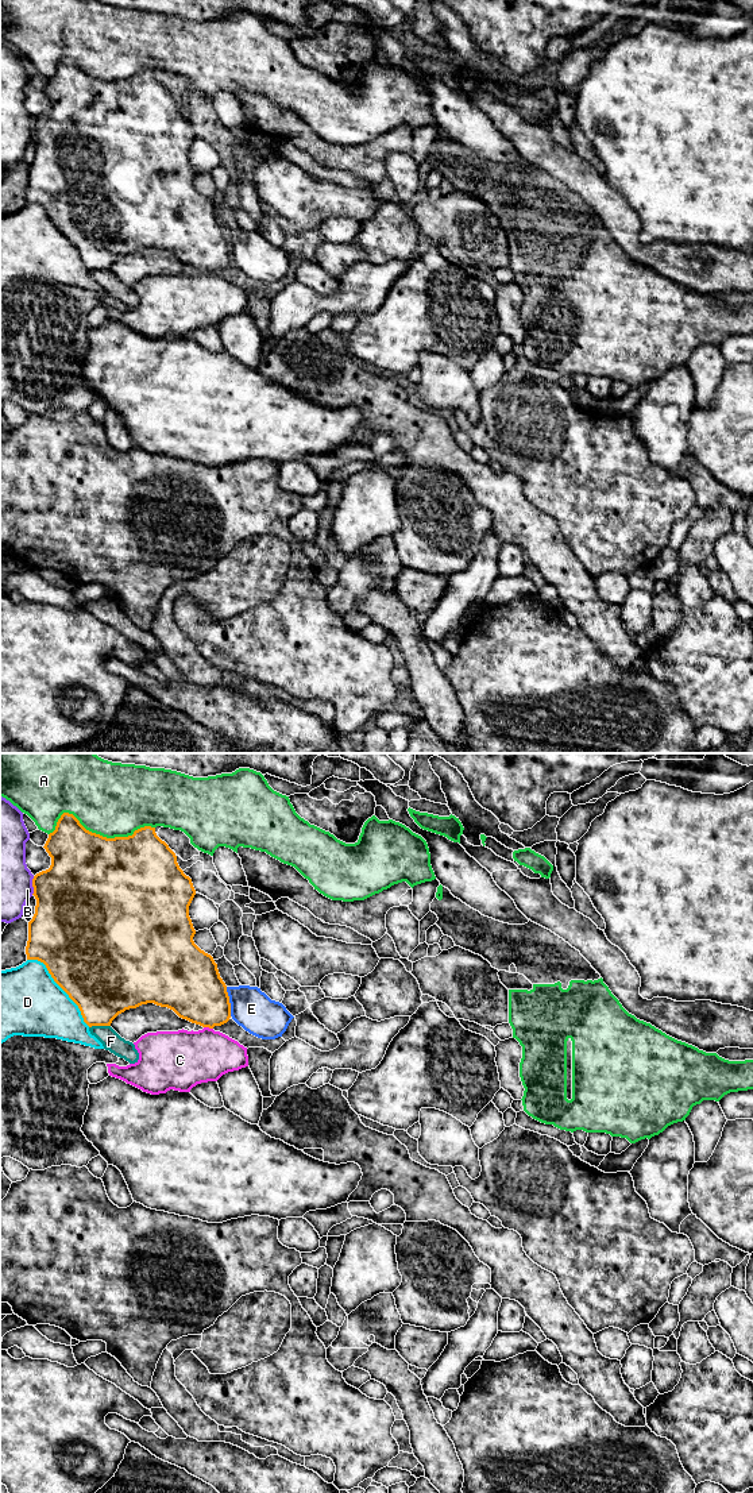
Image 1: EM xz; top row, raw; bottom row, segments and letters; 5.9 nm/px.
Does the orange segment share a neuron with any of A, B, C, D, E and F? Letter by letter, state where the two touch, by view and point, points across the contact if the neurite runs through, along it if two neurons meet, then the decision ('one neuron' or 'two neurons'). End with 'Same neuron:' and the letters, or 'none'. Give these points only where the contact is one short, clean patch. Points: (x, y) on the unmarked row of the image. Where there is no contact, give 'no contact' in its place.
A: xz (97, 78) | two neurons
B: xz (33, 130) | two neurons
C: xz (208, 270) | along xz (204, 270), (212, 273) | two neurons
D: xz (60, 230) | two neurons
E: xz (228, 246) | along xz (226, 231), (231, 259) | two neurons
F: xz (99, 269) | two neurons
Same neuron: none

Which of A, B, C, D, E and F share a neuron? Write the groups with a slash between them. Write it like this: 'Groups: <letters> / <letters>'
Groups: A / B / C / D / E / F

